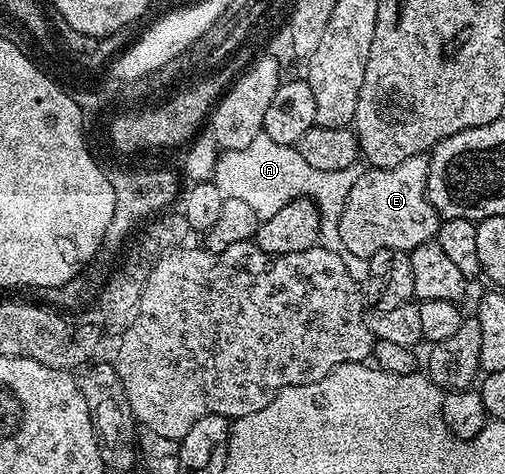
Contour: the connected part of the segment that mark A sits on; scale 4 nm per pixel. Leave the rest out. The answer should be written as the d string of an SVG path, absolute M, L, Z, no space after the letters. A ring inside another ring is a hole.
M260 134L253 138L253 142L249 142L249 146L241 146L241 150L223 150L218 153L213 183L217 190L221 190L224 198L237 198L247 203L252 210L257 210L260 220L273 218L281 206L302 196L312 200L319 208L319 239L322 247L337 253L341 262L345 262L345 270L349 270L349 278L363 286L369 278L367 257L349 254L339 233L341 214L345 210L349 190L353 190L353 182L357 182L359 174L358 167L316 170L309 166L309 162L305 162L305 158L301 158L292 145L273 142L273 138Z

